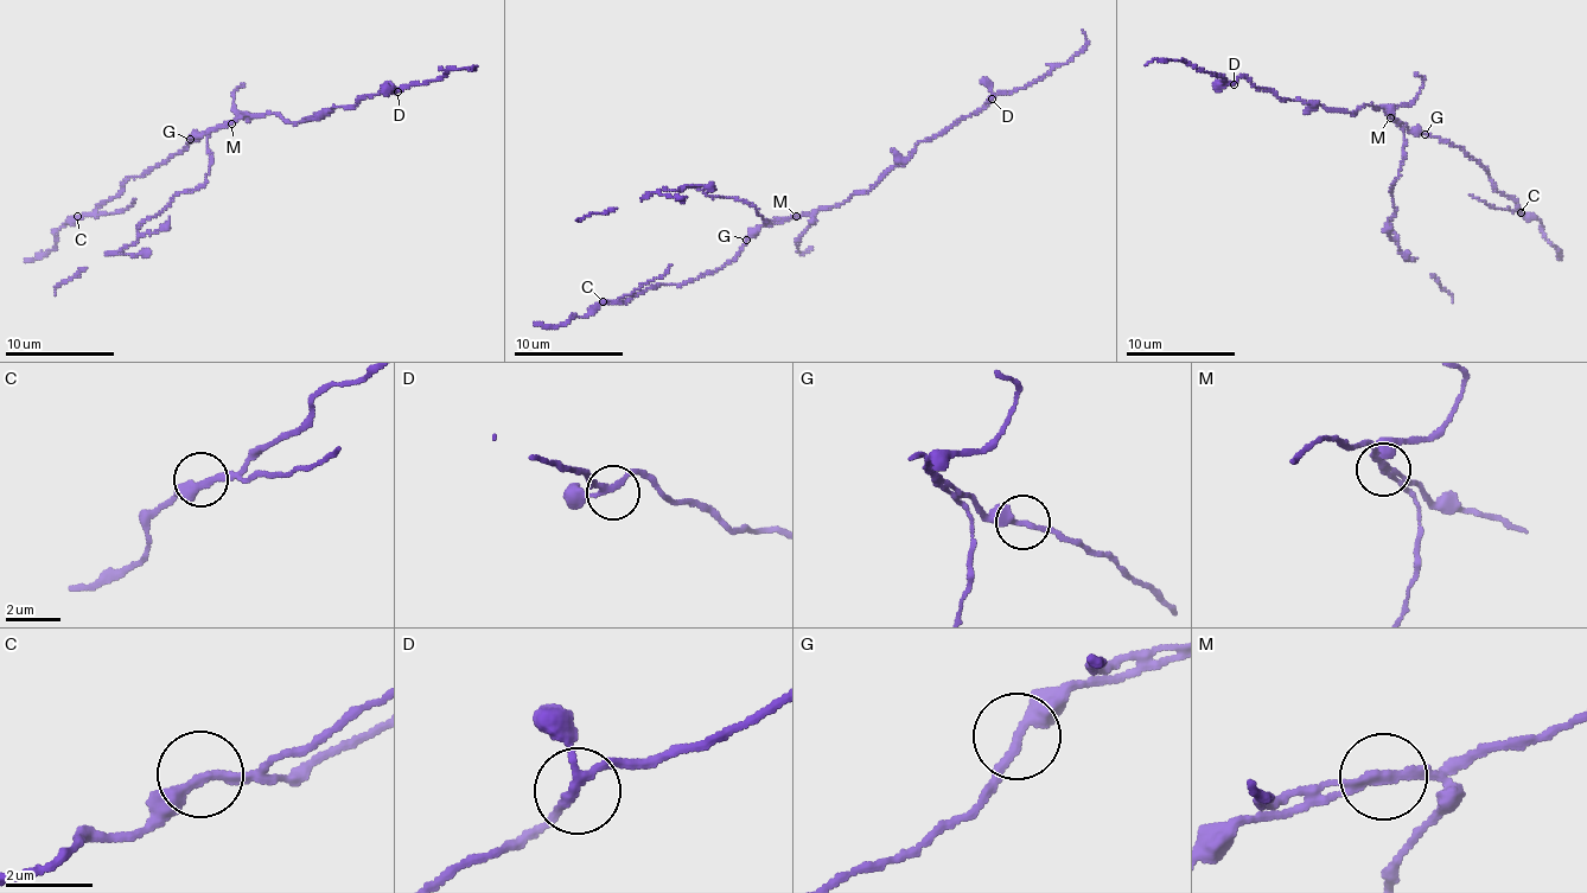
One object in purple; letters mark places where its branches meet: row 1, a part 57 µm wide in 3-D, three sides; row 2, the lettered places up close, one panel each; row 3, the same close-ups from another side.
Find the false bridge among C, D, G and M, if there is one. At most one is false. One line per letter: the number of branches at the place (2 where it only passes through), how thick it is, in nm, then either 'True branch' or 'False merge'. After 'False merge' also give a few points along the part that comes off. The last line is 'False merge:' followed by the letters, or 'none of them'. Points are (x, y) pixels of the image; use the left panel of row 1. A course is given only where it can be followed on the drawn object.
C: Branches: 2. Thickness 320 nm. True branch
D: Branches: 3. Thickness 180 nm. True branch
G: Branches: 2. Thickness 320 nm. True branch
M: Branches: 2. Thickness 240 nm. False merge
False merge: M

